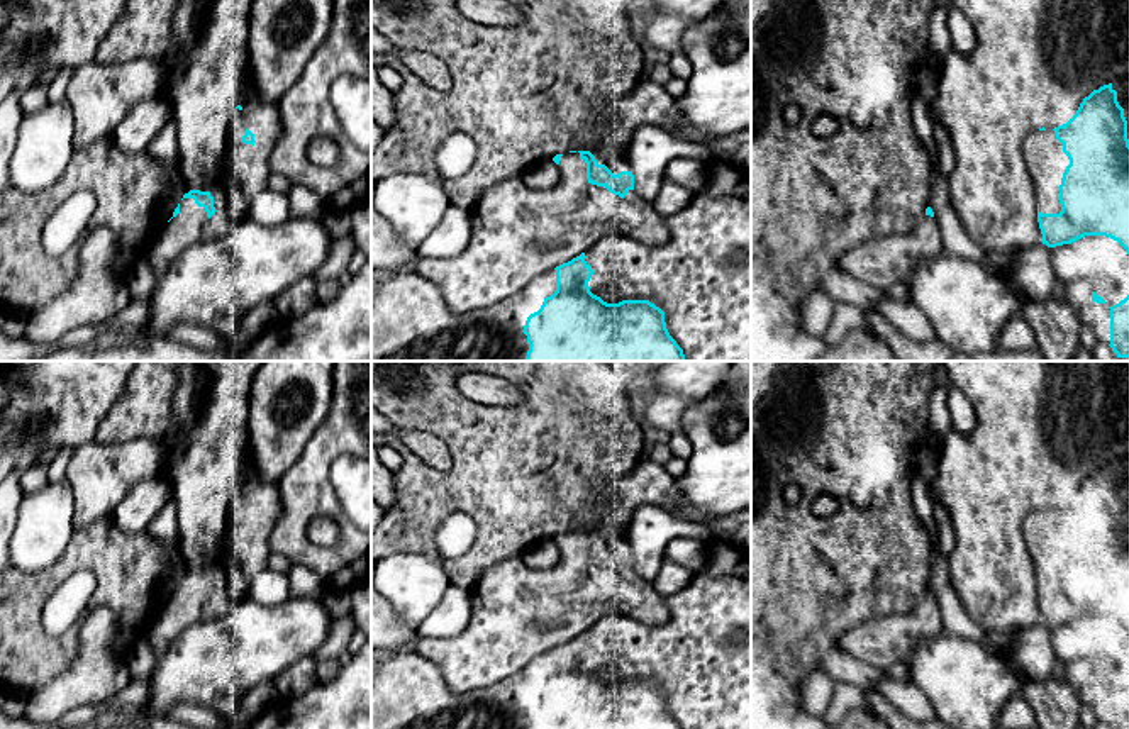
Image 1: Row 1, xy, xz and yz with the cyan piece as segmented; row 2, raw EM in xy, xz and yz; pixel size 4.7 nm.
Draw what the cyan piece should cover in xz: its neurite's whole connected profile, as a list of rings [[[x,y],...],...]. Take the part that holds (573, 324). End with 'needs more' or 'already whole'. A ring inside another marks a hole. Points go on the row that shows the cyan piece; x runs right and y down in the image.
[[[585,253],[556,266],[556,292],[542,297],[527,287],[492,307],[466,314],[448,309],[442,292],[412,270],[376,276],[371,285],[371,361],[687,361],[670,336],[665,312],[649,300],[607,303],[590,292],[593,275]]]; needs more

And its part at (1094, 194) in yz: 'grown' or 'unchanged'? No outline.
grown

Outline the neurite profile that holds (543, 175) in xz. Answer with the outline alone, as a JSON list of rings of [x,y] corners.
[[[541,159],[526,168],[520,178],[532,190],[549,190],[558,185],[561,171],[553,159]]]

